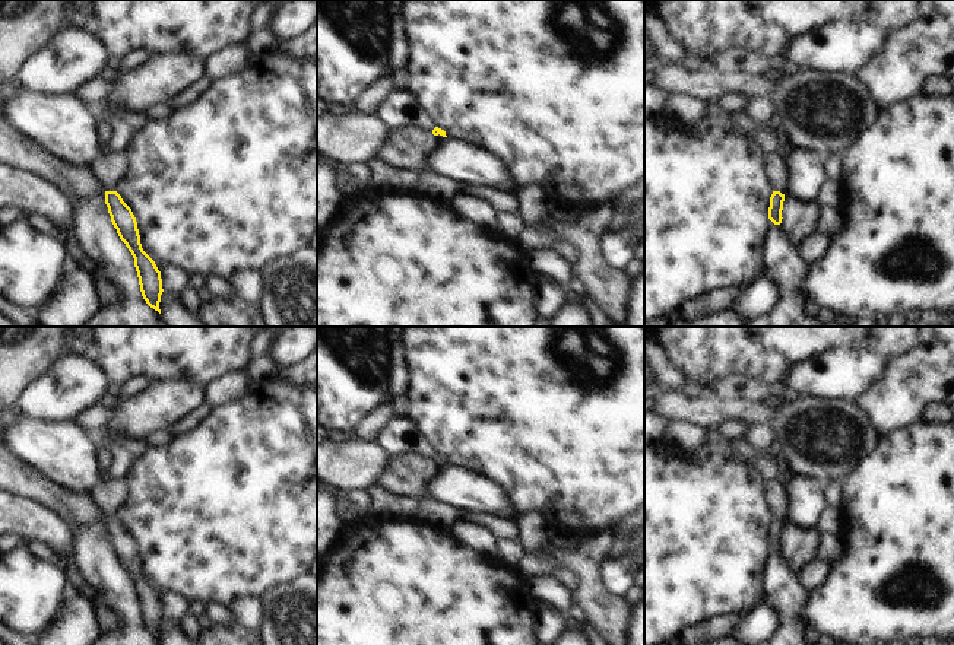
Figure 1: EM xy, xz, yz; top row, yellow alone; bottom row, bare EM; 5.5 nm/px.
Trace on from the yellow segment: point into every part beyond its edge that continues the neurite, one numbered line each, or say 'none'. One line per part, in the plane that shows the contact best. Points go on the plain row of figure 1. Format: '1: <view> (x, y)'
1: yz (776, 495)

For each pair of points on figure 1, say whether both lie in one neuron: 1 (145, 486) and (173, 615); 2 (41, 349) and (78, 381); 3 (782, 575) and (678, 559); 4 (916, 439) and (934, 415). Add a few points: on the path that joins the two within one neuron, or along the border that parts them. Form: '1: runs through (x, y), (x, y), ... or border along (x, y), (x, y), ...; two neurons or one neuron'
1: border along (159, 597), (165, 593), (177, 593), (187, 601); two neurons
2: border along (69, 352), (29, 384); two neurons
3: border along (769, 546), (763, 581), (764, 601); two neurons
4: border along (924, 421), (938, 425); two neurons

